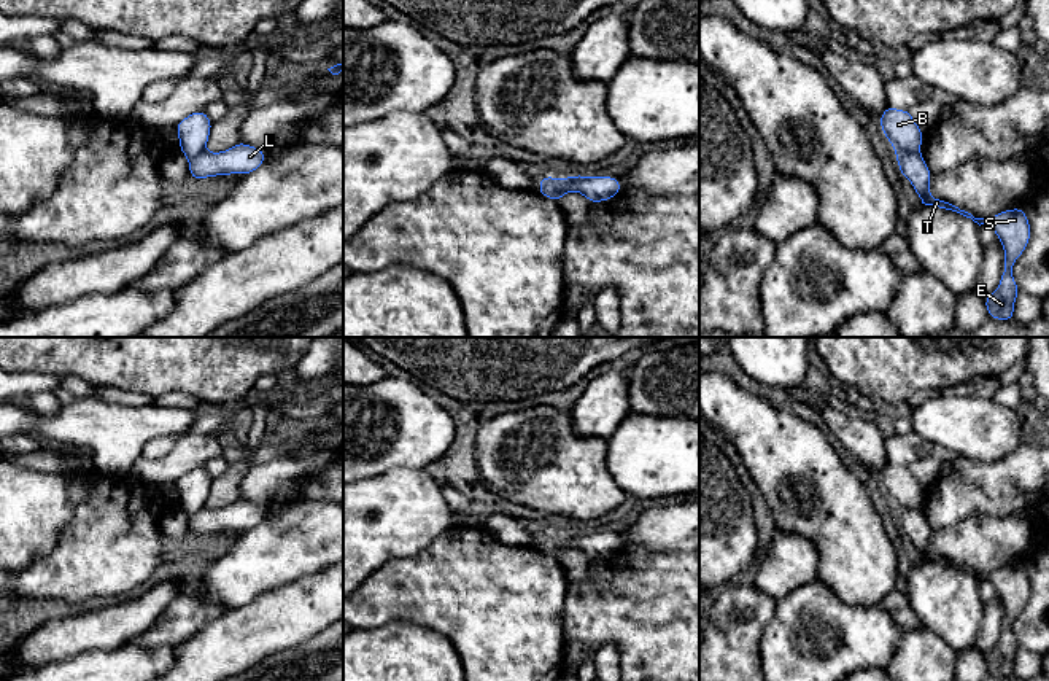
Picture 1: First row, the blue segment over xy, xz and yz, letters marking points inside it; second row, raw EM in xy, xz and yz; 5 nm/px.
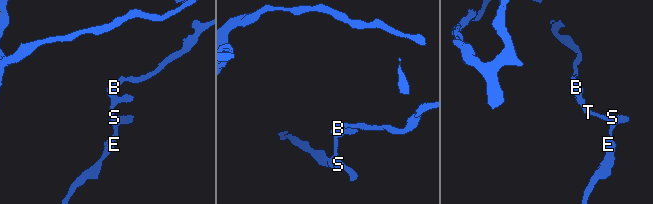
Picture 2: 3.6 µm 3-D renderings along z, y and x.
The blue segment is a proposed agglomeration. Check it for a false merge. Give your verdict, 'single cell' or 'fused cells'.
fused cells

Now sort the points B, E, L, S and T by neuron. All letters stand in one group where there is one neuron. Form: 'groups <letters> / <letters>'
groups B / E L S T

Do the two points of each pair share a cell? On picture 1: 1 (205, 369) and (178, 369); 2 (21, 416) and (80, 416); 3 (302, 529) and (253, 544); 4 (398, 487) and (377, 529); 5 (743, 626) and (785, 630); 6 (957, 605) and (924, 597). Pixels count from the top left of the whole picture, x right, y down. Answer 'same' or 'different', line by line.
1: same
2: same
3: same
4: same
5: different
6: same

